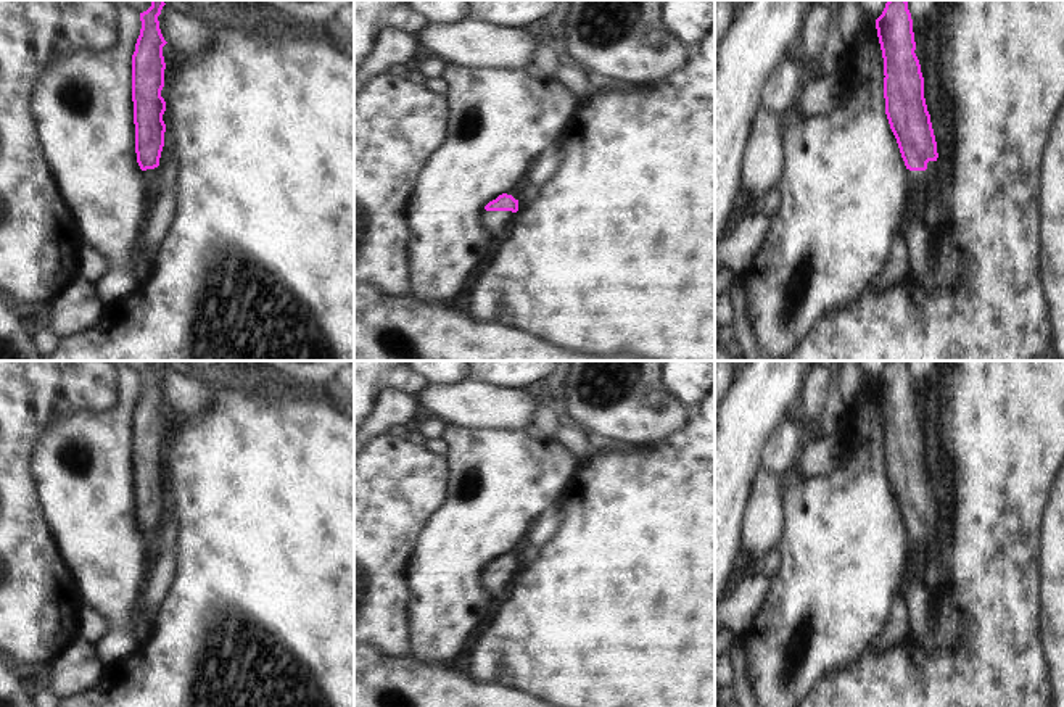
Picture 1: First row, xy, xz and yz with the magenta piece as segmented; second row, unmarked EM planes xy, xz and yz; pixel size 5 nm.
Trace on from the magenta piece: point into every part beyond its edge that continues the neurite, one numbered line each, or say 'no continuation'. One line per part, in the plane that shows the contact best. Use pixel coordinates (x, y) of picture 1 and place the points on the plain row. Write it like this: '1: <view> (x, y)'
1: yz (926, 543)

